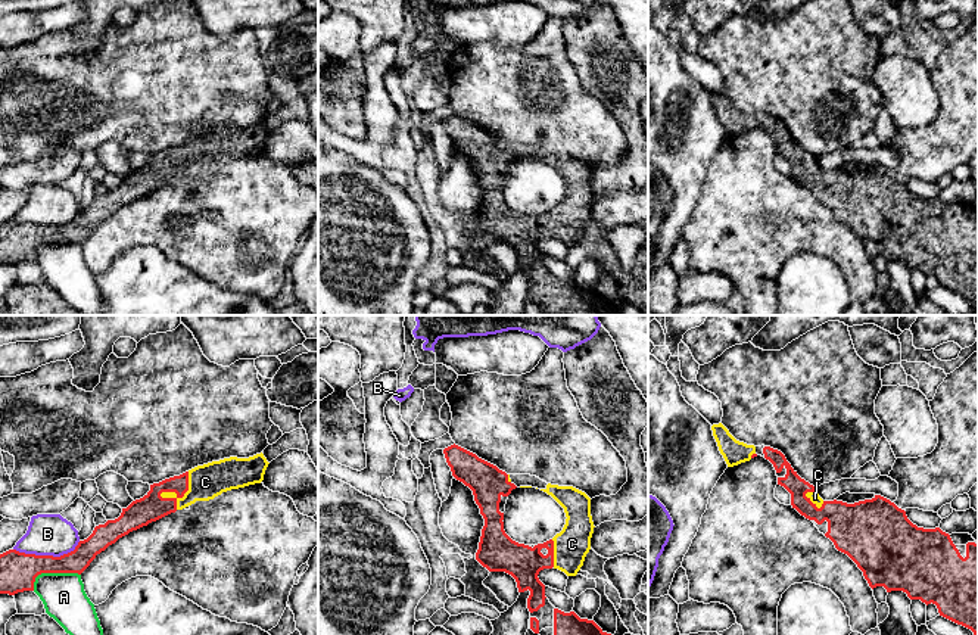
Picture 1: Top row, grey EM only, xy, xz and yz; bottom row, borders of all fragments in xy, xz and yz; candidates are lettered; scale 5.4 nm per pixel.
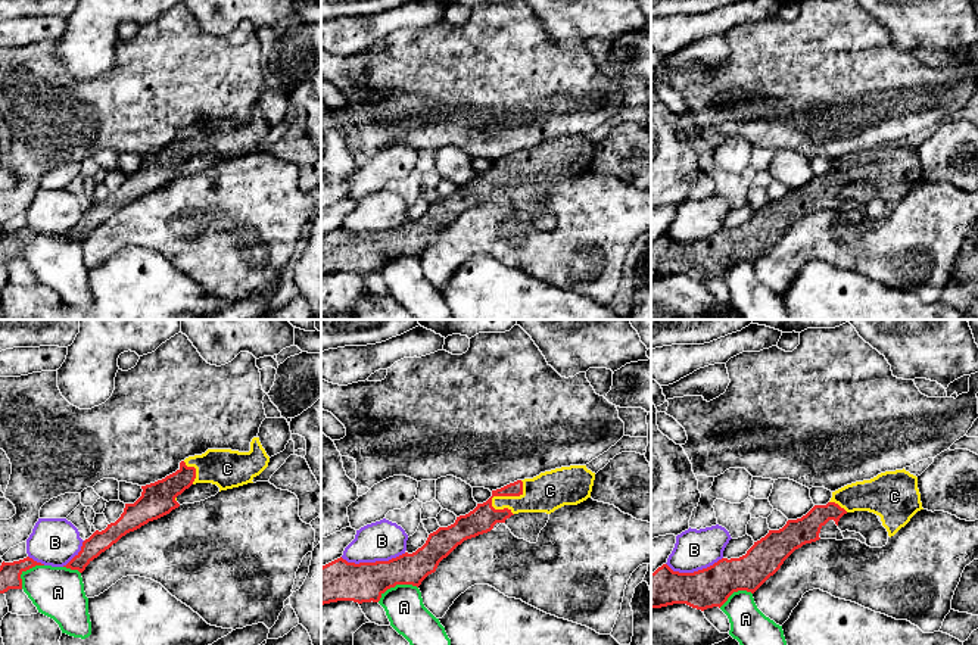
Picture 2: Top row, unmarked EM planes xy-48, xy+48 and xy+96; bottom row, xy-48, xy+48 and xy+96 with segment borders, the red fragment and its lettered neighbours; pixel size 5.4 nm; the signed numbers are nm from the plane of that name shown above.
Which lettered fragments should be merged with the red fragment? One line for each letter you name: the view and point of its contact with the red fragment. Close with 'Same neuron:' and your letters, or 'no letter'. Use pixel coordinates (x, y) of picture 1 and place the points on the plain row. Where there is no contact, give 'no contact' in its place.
C: contact xy (187, 159)
Same neuron: C

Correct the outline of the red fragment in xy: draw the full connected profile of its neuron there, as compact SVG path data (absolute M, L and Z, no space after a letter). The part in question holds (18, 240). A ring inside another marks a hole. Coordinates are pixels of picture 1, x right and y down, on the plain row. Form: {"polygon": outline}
{"polygon": "M262 122L249 128L230 127L153 153L143 168L122 178L118 189L96 196L74 221L60 227L9 220L0 224L0 264L34 261L35 248L41 243L81 245L97 224L130 202L196 171L209 171L222 162L261 153L268 134Z"}

